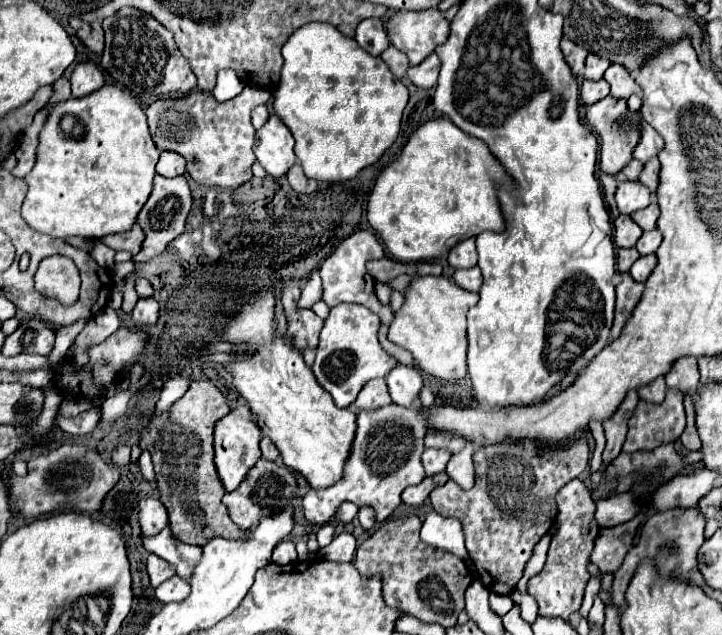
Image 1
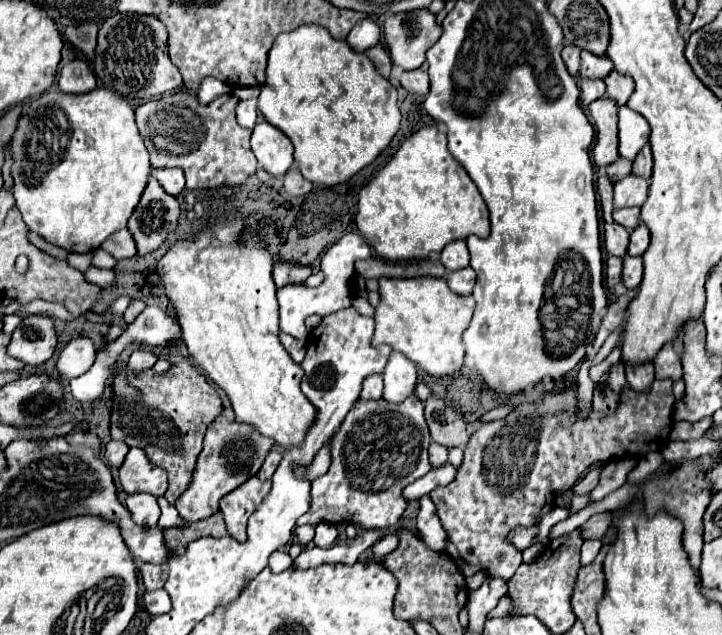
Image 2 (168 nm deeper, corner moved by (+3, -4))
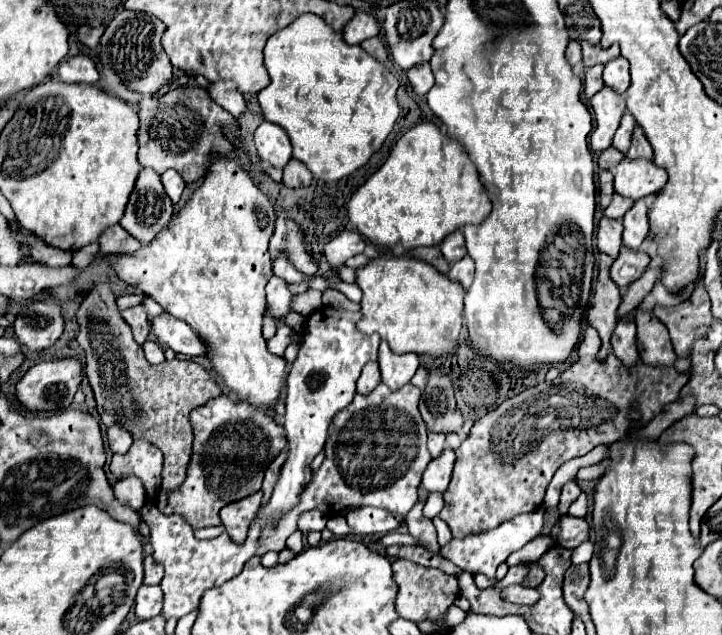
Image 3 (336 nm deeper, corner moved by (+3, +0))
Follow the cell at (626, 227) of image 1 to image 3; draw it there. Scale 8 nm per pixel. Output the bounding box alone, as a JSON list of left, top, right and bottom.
[597,218,623,258]

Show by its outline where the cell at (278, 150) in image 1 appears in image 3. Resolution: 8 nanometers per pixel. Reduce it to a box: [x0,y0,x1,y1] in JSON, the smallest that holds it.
[255,120,291,168]

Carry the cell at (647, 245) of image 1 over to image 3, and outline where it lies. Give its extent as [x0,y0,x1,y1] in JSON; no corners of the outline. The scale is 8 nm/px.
[623,202,649,250]

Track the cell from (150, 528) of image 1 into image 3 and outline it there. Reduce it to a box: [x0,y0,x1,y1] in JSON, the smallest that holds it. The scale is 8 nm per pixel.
[113,478,147,512]

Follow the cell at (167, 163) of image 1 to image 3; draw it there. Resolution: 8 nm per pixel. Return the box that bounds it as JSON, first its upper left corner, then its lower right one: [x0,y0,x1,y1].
[161,170,185,204]

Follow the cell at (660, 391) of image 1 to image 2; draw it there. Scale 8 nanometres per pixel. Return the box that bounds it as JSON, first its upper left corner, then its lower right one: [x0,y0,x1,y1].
[625,364,655,390]

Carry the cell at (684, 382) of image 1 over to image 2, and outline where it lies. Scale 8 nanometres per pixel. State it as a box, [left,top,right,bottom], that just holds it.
[653,342,681,380]

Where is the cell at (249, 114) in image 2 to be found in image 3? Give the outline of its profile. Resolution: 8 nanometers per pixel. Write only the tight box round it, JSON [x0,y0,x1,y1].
[209,82,247,118]

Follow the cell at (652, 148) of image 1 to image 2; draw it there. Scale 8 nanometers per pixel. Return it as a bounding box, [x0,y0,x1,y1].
[619,106,649,160]

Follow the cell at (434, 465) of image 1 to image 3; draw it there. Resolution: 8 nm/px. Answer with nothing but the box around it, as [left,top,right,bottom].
[429,432,445,458]

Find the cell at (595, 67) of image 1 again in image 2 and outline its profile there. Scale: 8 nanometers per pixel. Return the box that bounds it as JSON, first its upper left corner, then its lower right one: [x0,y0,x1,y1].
[581,52,613,78]

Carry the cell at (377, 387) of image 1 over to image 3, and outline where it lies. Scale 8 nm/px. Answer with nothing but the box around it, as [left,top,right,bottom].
[357,362,381,394]

